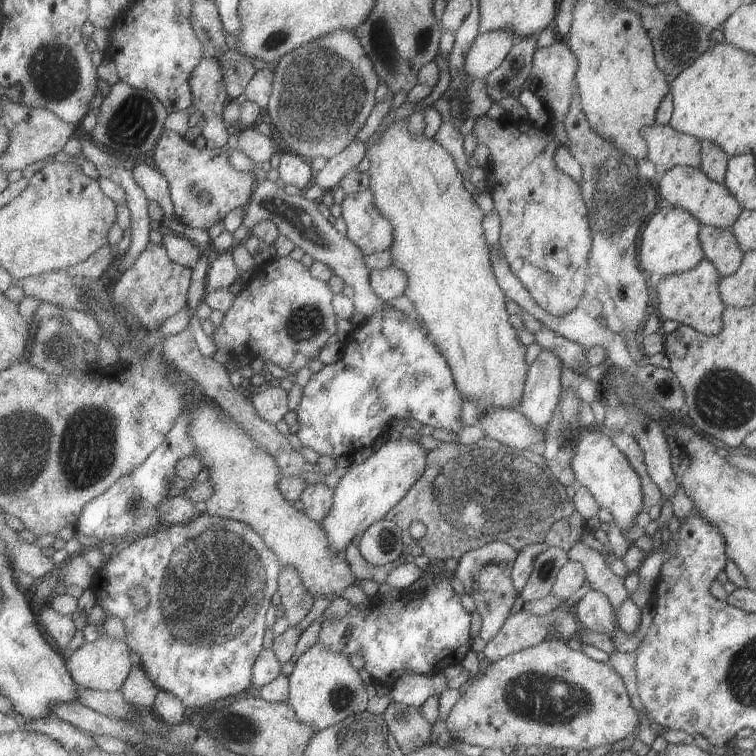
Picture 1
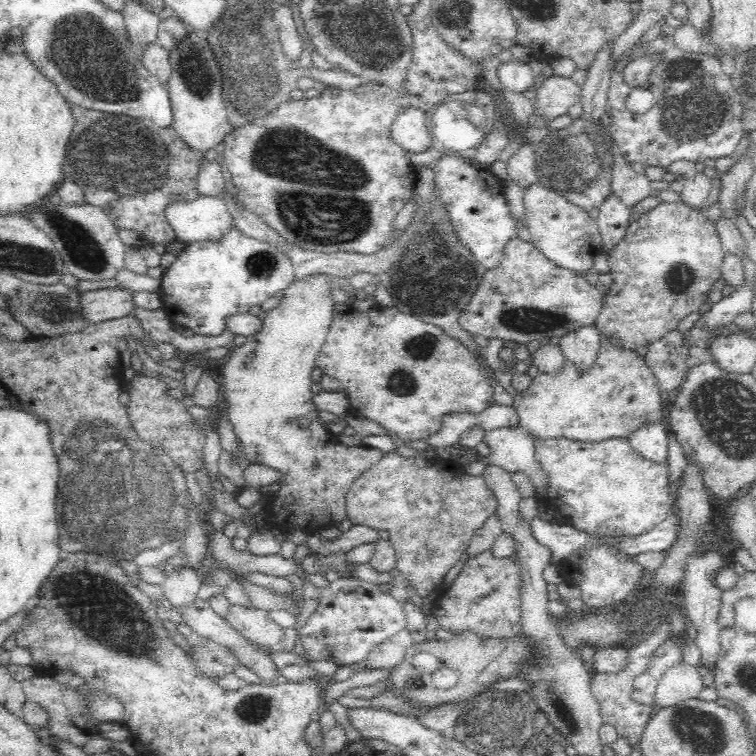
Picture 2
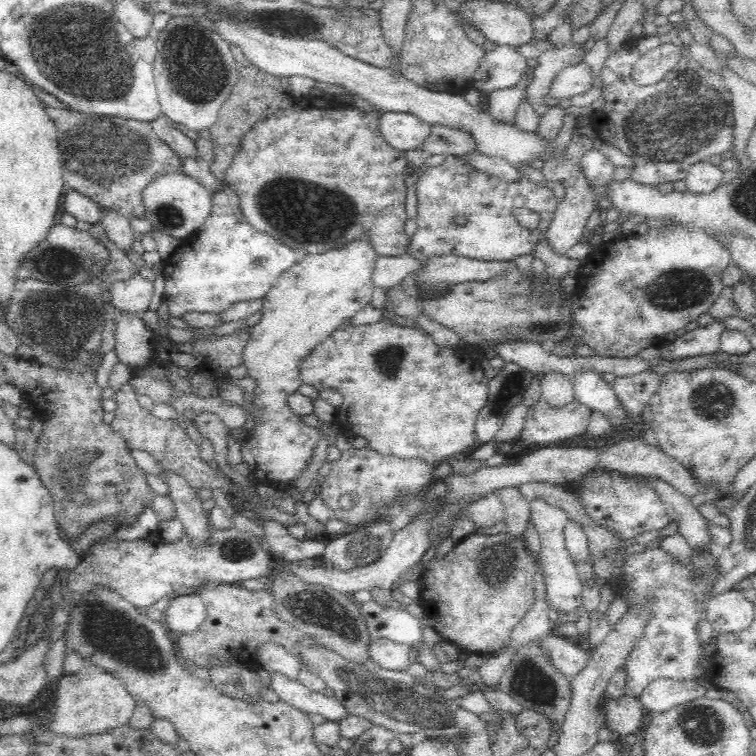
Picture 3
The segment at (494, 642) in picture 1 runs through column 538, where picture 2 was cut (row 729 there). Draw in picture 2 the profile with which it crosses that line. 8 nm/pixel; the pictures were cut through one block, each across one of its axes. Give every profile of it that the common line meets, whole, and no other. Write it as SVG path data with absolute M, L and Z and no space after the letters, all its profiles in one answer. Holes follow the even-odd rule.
M668 620L667 622L662 622L661 625L654 626L654 629L650 630L650 633L647 633L646 637L642 638L642 641L638 642L637 646L626 648L627 666L623 670L616 673L593 672L590 689L599 704L601 719L604 723L614 726L618 736L628 738L631 746L638 746L644 726L654 716L657 708L653 705L634 702L630 694L630 684L632 684L632 680L635 680L647 670L651 654L672 636L672 631L672 624Z

